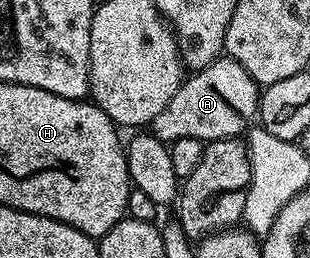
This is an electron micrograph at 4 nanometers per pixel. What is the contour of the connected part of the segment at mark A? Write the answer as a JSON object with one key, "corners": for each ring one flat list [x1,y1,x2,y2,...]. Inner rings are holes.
{"corners":[[219,57,191,75,194,76,191,79,189,76,180,89,176,89,176,97,156,113,152,134,167,145,184,137,213,141,241,136,251,122,249,119,257,116,260,98,260,84,250,76,248,69,234,59]]}

